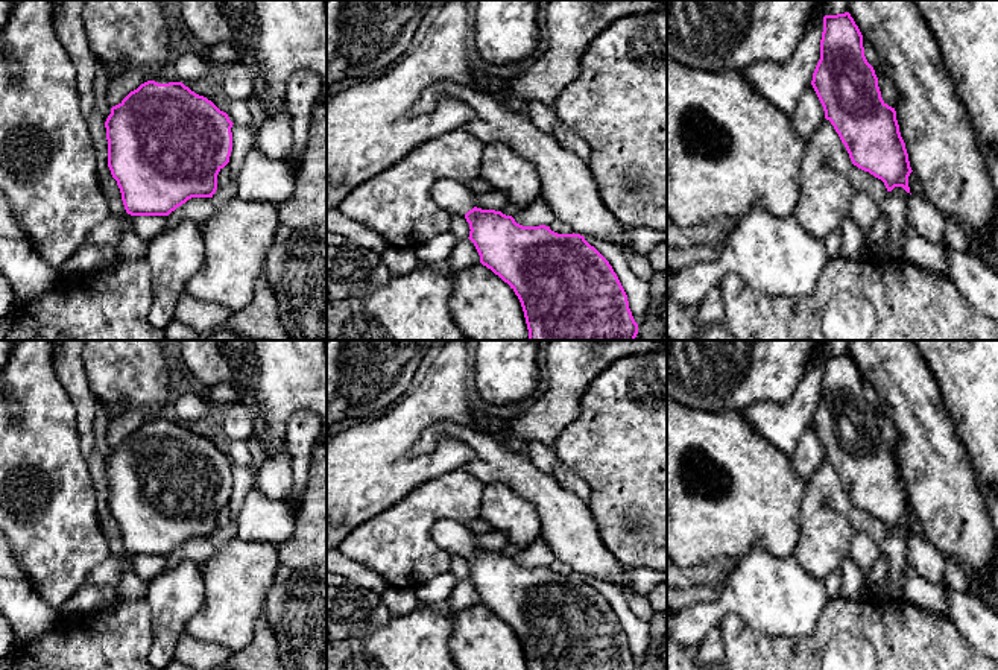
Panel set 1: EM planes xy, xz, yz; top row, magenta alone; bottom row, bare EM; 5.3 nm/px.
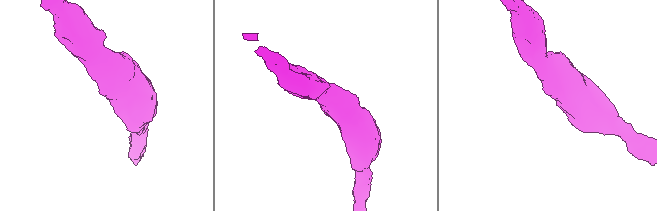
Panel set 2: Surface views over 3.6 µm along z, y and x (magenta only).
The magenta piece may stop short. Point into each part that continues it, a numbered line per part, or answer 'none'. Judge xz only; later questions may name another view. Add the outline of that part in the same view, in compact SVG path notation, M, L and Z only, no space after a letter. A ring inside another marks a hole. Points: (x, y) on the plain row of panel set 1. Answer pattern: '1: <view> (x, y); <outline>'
1: xz (456, 538); M456 520L436 521L431 529L431 538L441 548L462 556L472 550L477 541L477 536Z

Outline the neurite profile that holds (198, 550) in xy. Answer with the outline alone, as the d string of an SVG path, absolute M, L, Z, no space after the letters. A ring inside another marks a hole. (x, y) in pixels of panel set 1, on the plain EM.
M191 538L169 555L166 568L172 568L182 561L191 561L204 565L213 553L213 538Z

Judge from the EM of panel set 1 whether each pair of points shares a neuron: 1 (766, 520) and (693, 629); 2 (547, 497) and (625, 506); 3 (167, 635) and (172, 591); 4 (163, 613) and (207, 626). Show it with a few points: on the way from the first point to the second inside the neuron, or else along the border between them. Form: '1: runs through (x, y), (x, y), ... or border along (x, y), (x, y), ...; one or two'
1: border along (775, 555), (761, 547), (754, 547), (732, 564); two
2: border along (585, 502), (600, 535); two
3: runs through (169, 625), (172, 602); one
4: border along (205, 588), (205, 600), (184, 632); two

